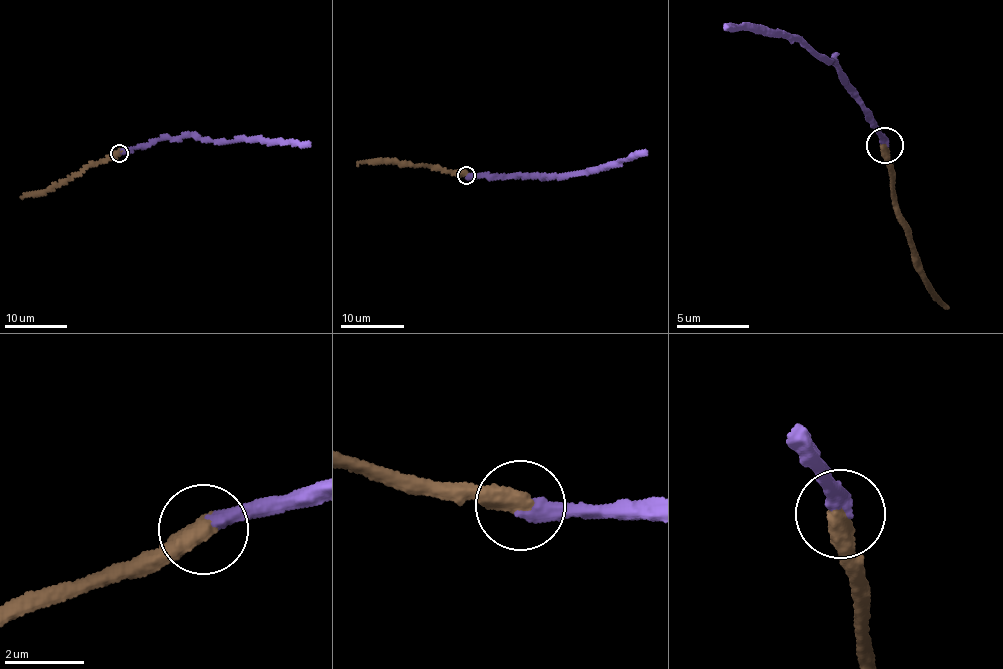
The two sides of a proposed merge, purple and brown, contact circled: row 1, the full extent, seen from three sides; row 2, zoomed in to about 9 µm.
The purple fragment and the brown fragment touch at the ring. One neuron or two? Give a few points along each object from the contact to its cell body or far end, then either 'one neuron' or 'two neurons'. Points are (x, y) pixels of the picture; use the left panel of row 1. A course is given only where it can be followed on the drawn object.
course purple (119, 153), (149, 145), (156, 140), (197, 136), (224, 141), (260, 137), (266, 140), (293, 140), (308, 146); course brown (119, 153), (86, 165), (78, 174), (21, 199); one neuron

